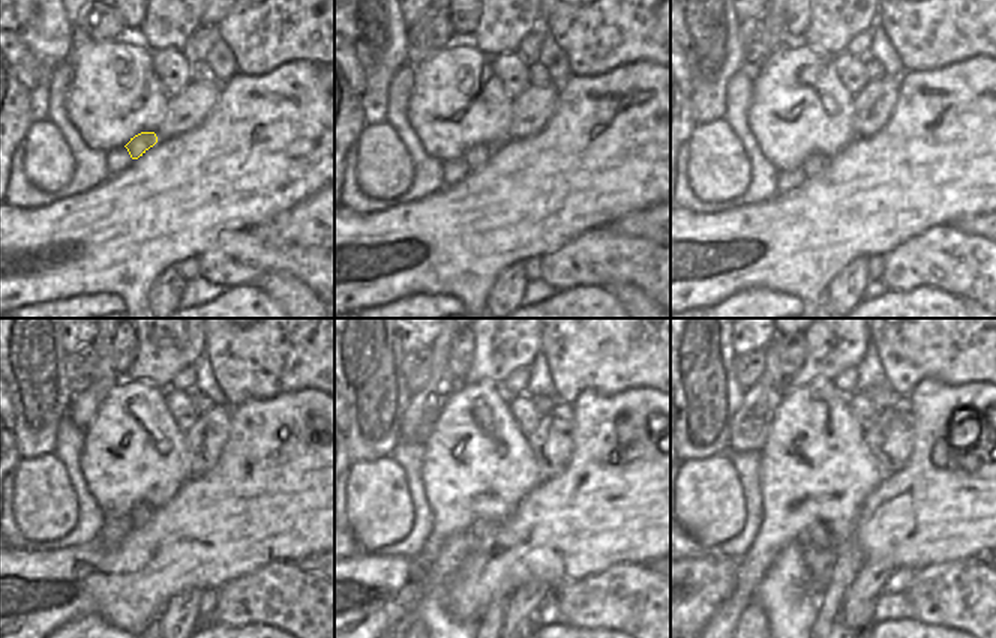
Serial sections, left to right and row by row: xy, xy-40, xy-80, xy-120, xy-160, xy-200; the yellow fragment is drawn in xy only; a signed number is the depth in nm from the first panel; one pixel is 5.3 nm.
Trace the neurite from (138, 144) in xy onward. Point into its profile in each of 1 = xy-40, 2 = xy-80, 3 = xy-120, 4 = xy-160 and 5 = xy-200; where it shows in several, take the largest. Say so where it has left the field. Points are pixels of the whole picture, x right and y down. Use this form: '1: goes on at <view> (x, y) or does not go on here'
1: goes on at xy-40 (477, 156)
2: goes on at xy-80 (815, 162)
3: goes on at xy-120 (141, 512)
4: goes on at xy-160 (480, 532)
5: goes on at xy-200 (816, 536)

